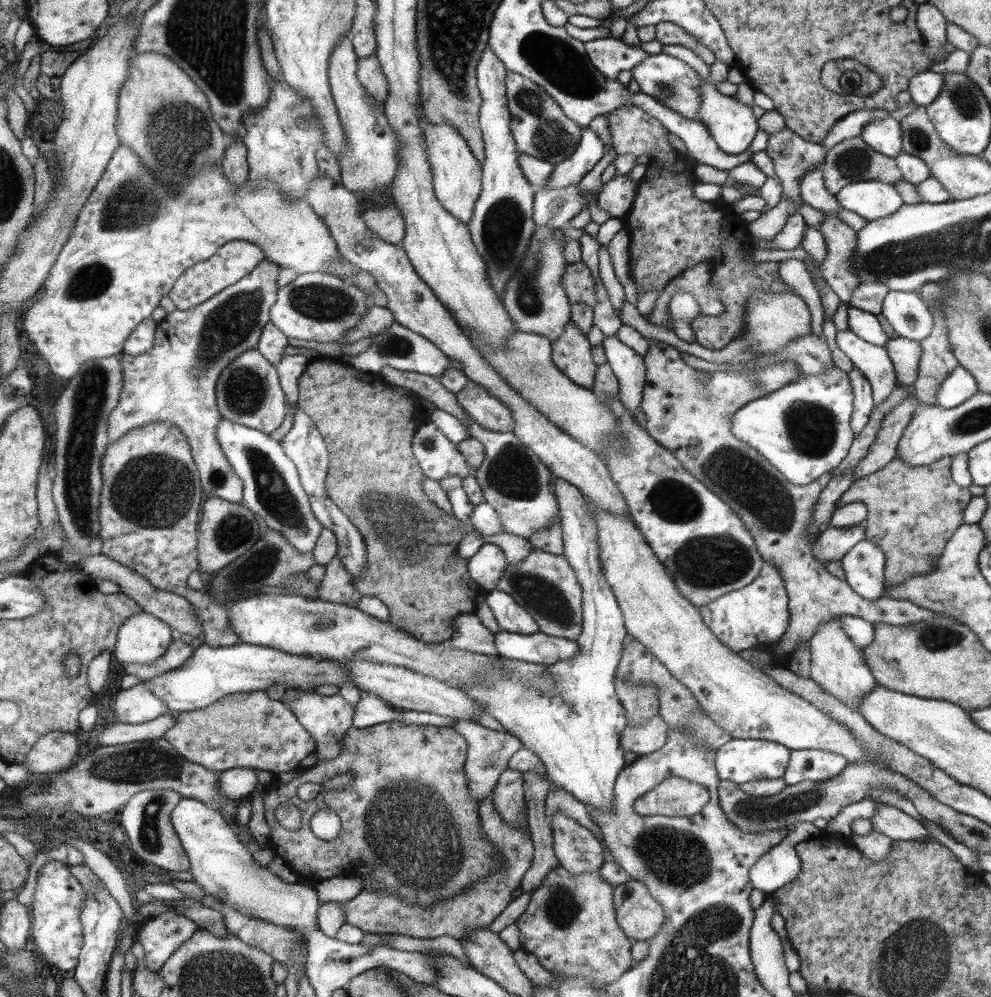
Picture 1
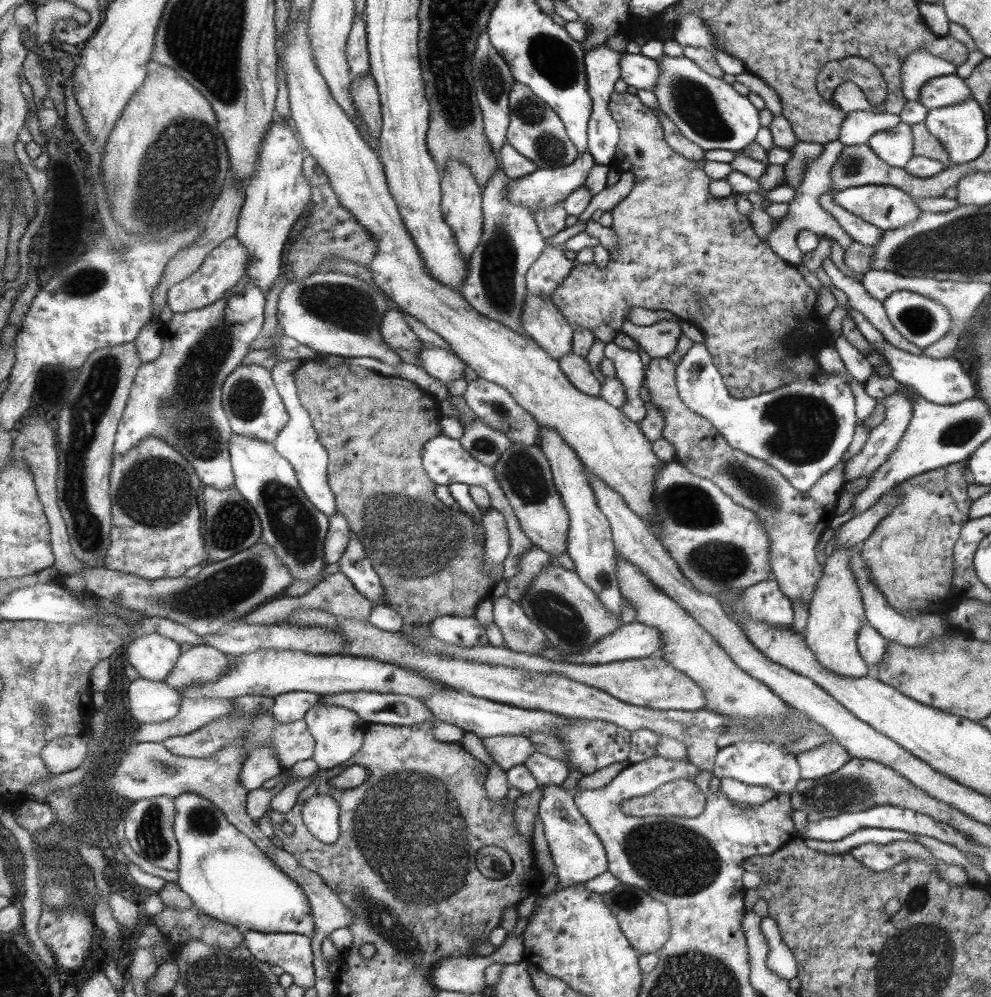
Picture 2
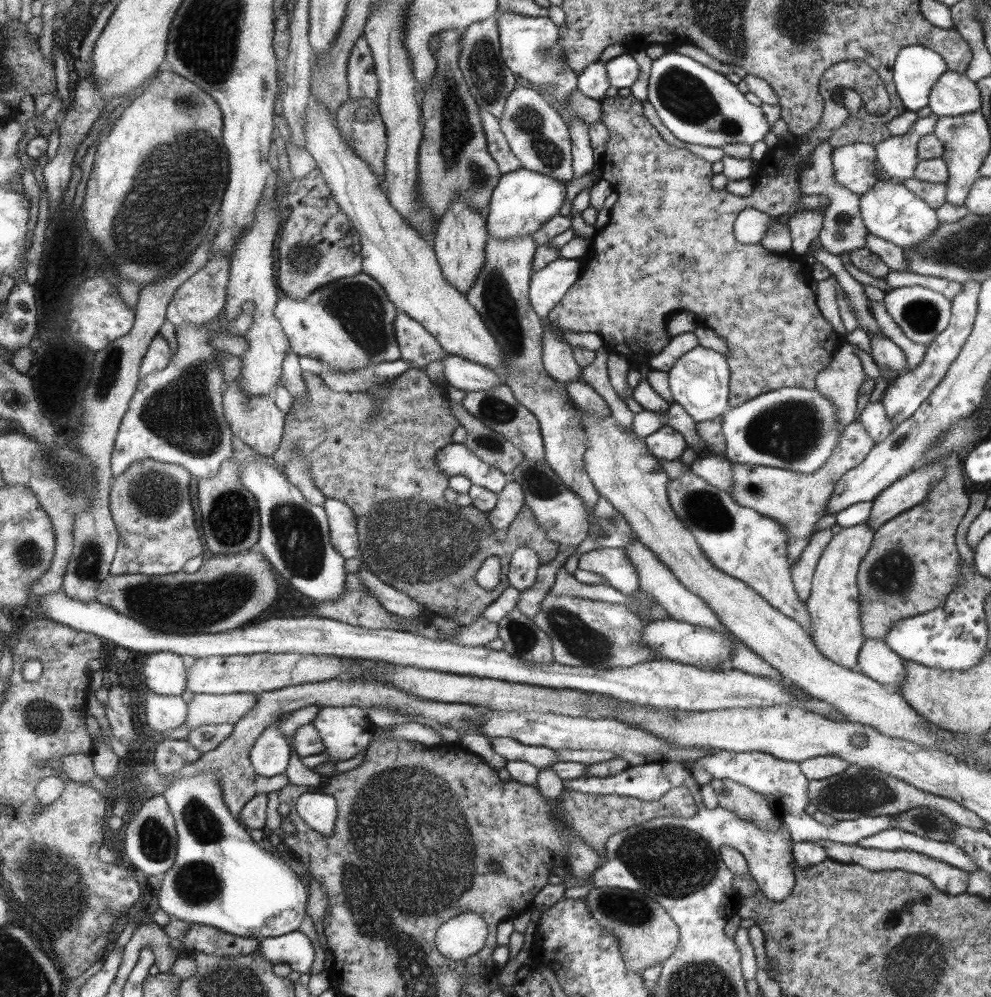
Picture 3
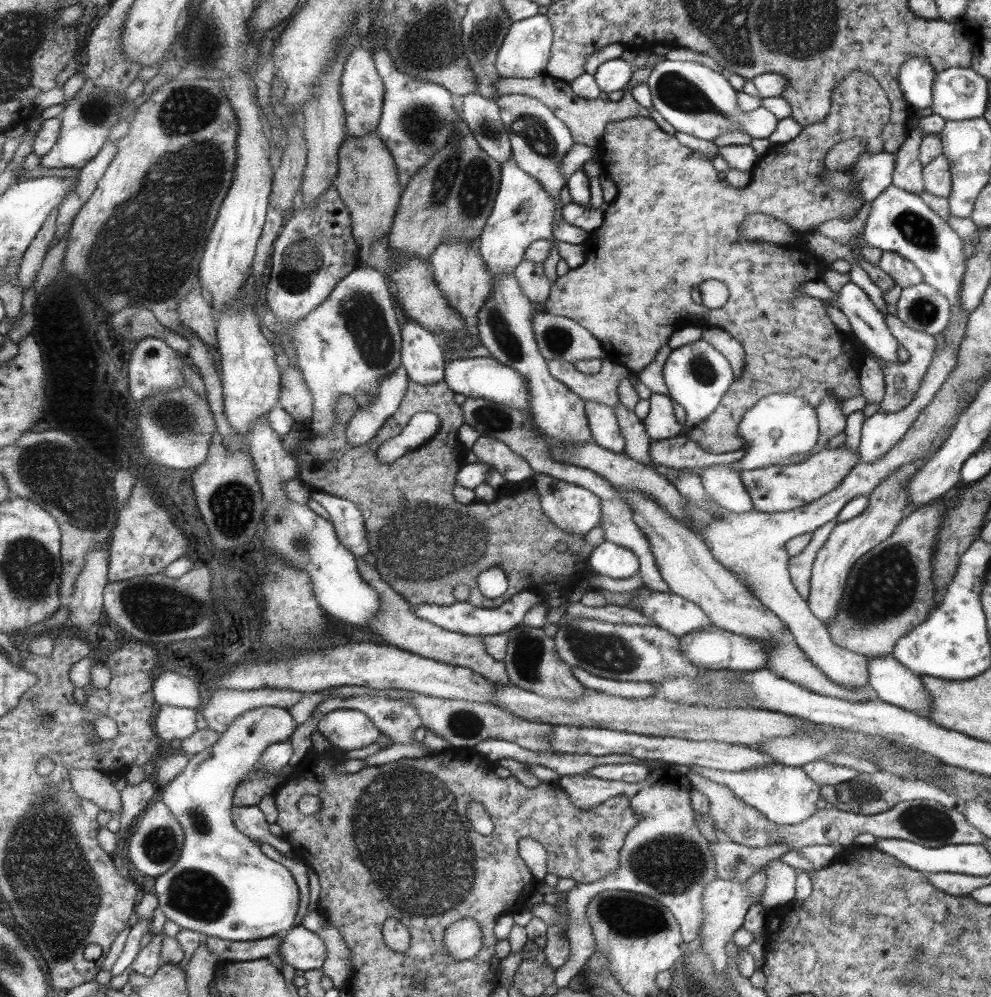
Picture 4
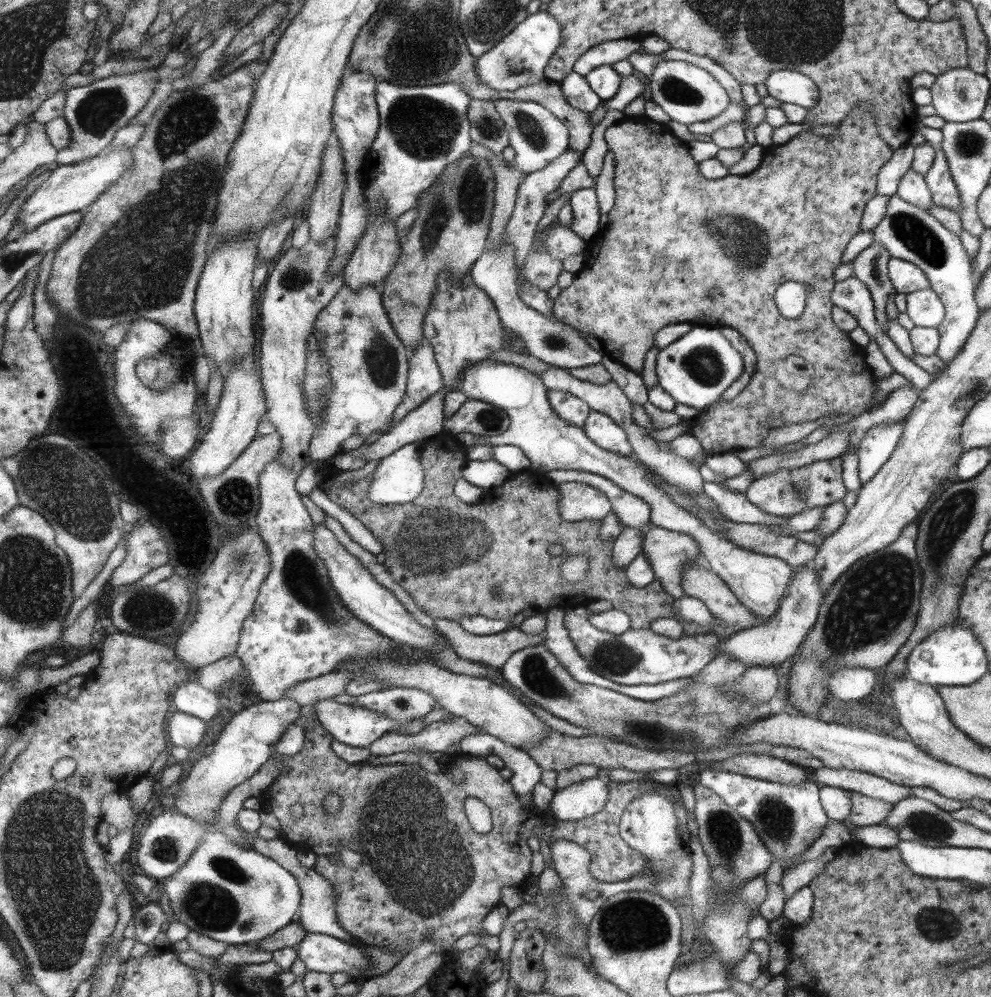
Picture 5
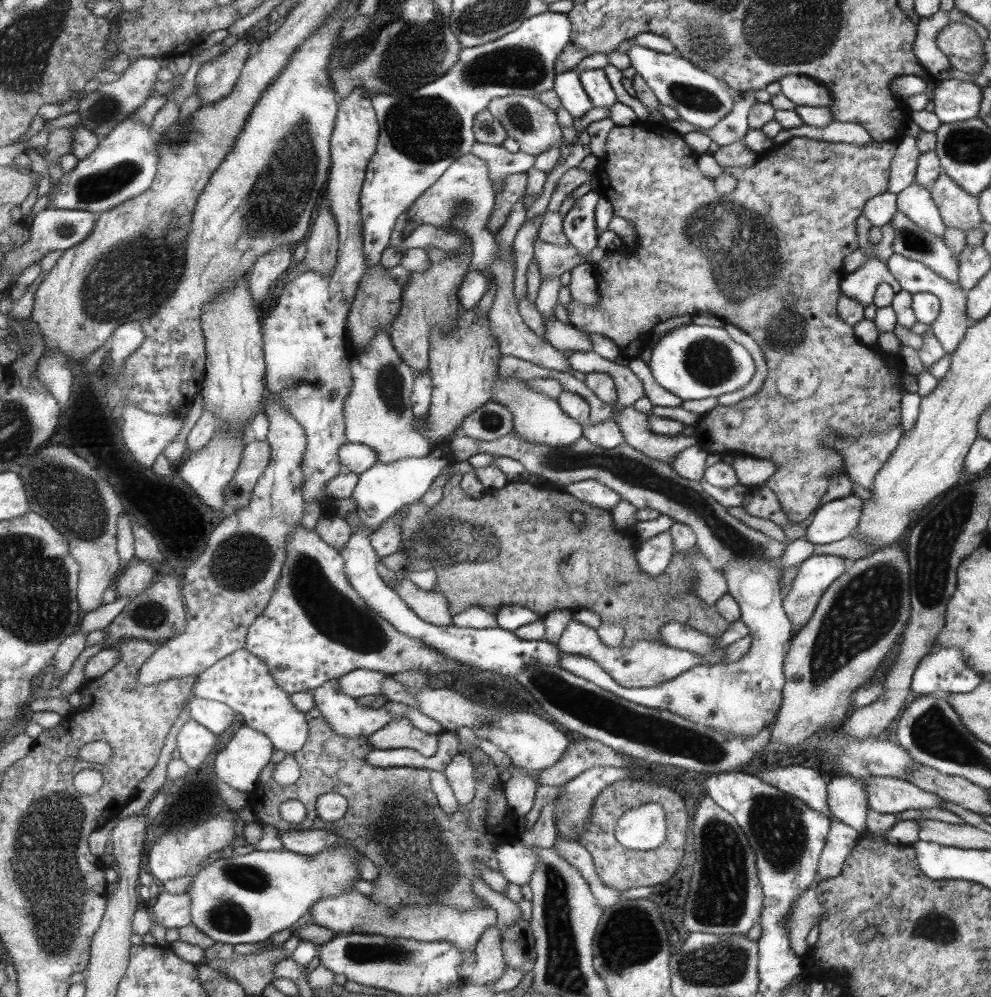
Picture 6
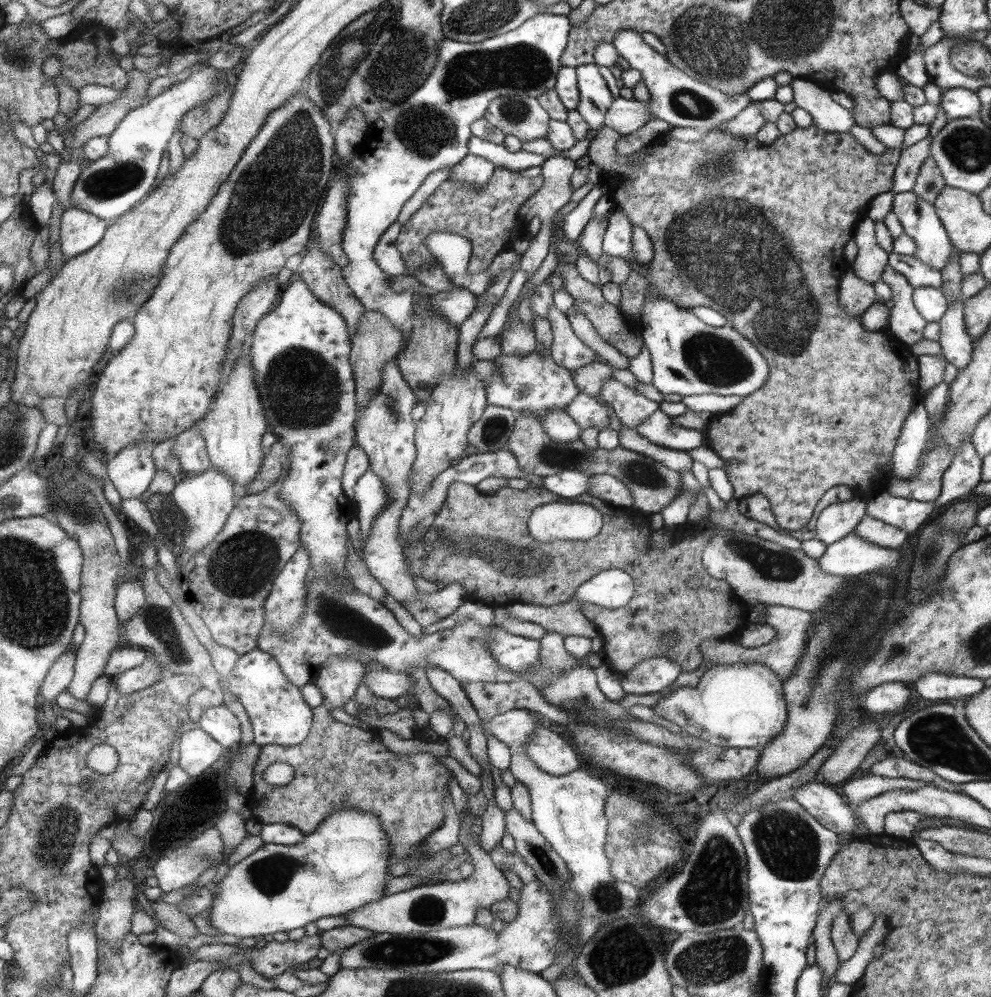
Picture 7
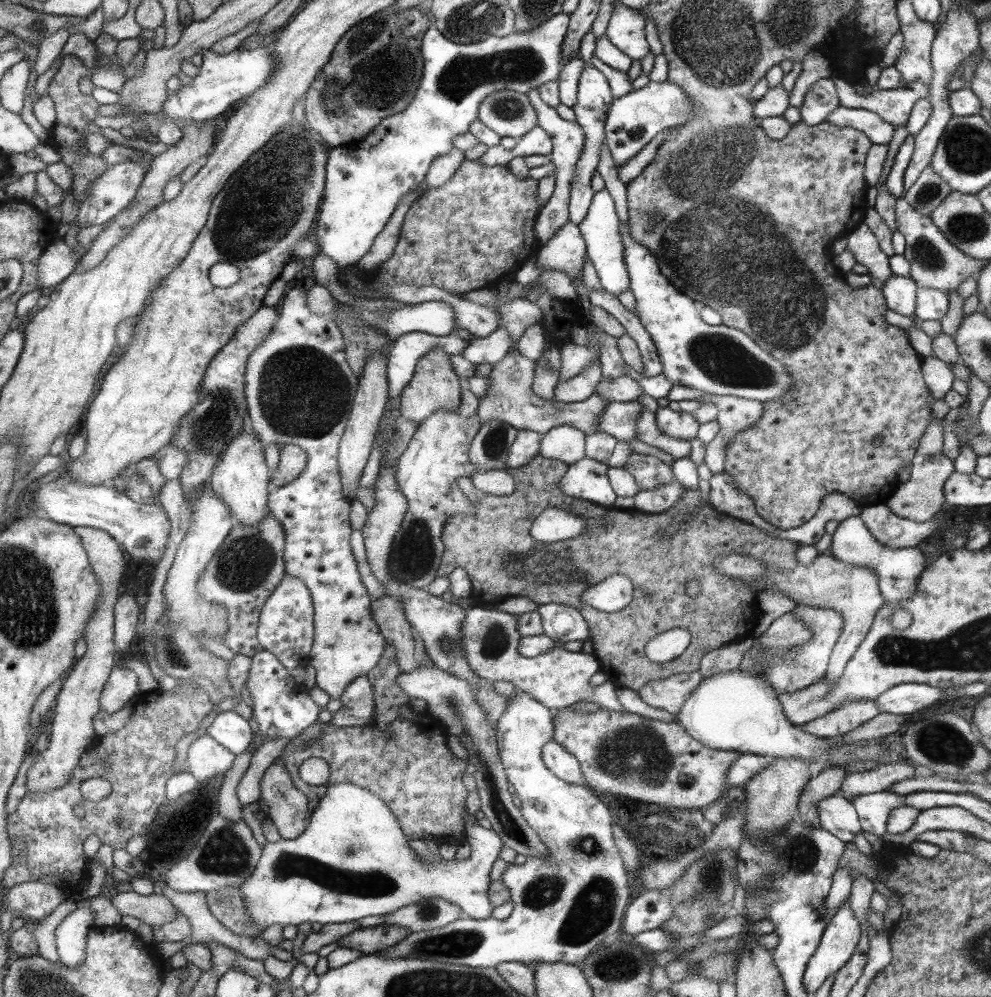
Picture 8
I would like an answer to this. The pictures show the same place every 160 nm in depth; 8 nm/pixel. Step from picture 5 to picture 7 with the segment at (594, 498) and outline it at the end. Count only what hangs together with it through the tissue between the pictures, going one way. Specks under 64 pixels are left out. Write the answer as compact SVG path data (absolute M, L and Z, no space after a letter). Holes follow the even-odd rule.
M609 473L591 475L586 494L620 509L629 509L633 504L632 494L626 484Z

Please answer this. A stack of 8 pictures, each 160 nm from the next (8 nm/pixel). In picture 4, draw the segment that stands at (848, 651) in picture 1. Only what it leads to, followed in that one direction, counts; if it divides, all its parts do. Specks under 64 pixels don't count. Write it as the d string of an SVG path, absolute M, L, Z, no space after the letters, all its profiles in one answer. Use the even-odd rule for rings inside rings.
M934 452L925 453L920 457L915 457L906 463L901 463L900 467L895 468L888 476L884 476L872 491L866 496L868 501L863 510L852 519L838 522L831 529L823 546L817 551L812 560L810 572L810 591L808 594L808 607L813 616L816 616L823 624L826 620L832 619L836 615L836 610L843 595L845 584L849 580L848 574L852 565L860 556L867 551L871 551L877 544L884 542L894 534L894 530L901 519L905 518L913 510L913 506L908 499L906 486L916 474L918 468L932 456Z

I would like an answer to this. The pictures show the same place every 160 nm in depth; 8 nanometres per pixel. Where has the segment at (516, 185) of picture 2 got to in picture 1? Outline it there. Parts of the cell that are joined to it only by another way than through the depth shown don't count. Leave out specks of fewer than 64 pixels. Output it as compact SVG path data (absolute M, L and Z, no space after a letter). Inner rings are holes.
M581 128L578 147L568 159L552 166L545 186L565 188L570 184L578 184L604 153L604 145L597 138L597 133L590 128Z

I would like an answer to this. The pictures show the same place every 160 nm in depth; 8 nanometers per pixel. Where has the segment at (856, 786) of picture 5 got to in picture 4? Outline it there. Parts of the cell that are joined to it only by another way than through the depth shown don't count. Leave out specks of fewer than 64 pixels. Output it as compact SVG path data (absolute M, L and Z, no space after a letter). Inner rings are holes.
M820 759L808 762L802 768L818 787L849 783L849 781L857 779L857 776L860 775L854 769L827 763Z

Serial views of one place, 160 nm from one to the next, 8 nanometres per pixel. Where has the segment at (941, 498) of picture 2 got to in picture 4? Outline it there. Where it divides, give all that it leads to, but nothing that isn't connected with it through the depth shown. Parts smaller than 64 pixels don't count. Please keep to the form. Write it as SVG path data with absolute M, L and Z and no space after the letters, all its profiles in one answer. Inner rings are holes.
M940 498L913 508L889 539L867 551L852 565L836 615L826 620L832 641L866 659L892 654L898 640L920 626L937 596L932 577L932 546L947 504Z

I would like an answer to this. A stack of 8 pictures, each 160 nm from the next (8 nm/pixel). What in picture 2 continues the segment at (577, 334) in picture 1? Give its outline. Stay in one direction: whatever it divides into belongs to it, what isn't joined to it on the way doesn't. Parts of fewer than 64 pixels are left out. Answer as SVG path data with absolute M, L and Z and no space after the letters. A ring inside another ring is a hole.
M573 352L565 357L561 357L558 362L561 372L568 378L569 382L581 393L587 396L599 397L600 383L591 375L589 367L587 367L587 360L579 357Z

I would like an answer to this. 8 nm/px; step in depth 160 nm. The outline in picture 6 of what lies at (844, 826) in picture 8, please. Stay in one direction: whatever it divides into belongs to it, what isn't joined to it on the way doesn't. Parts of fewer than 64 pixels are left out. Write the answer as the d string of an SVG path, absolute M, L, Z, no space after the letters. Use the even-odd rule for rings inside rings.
M789 765L755 771L755 775L764 784L773 785L780 792L796 797L813 811L829 818L828 784L817 771L801 765Z

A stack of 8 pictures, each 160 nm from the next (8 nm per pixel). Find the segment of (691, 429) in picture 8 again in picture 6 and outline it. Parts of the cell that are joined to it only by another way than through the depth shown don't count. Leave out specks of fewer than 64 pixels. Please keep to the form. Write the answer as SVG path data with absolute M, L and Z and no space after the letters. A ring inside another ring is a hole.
M612 402L612 416L622 432L623 443L651 460L659 460L669 464L673 456L685 451L686 447L696 445L693 436L663 436L653 434L650 428L649 416L646 413L637 412L632 406L627 408L616 408Z

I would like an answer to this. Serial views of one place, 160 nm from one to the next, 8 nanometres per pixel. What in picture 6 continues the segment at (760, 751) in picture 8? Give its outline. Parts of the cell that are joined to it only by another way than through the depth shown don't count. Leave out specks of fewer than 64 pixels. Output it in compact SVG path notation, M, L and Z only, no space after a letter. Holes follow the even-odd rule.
M799 537L788 541L784 554L776 560L754 564L728 564L726 570L722 570L727 594L738 604L740 621L748 628L748 634L752 638L751 649L735 662L712 665L699 663L677 675L675 679L651 688L625 688L617 684L596 661L590 662L588 658L577 654L560 652L558 666L633 704L668 710L693 724L708 726L715 732L754 736L775 722L777 712L780 712L784 688L784 653L794 633L792 621L784 612L780 572L784 568L799 566L813 553L814 544Z

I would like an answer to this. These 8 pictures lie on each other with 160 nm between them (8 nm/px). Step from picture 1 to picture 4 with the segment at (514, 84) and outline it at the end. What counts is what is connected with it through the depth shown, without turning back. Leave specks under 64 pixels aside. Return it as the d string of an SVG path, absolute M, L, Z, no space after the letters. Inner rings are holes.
M522 94L503 95L495 99L500 119L510 142L511 157L525 174L534 178L550 196L554 204L552 224L561 217L559 190L565 186L558 166L563 155L574 143L567 126L547 106L531 96Z

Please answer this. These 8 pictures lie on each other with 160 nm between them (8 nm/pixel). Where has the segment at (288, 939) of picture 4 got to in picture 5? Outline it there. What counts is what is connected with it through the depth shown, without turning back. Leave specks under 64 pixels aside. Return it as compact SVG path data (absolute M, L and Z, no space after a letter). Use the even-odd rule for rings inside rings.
M306 933L306 937L295 948L296 956L299 957L306 966L307 971L321 972L323 974L335 974L335 972L345 972L351 980L355 978L369 979L364 973L368 966L367 954L363 954L360 947L342 941L325 934Z

